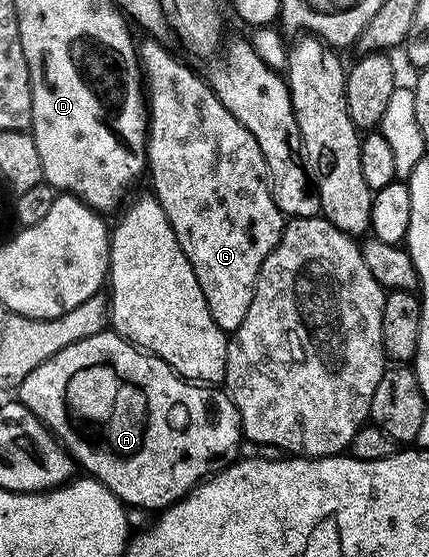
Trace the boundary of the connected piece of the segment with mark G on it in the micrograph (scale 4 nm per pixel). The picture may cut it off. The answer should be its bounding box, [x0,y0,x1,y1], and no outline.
[137,36,284,332]

